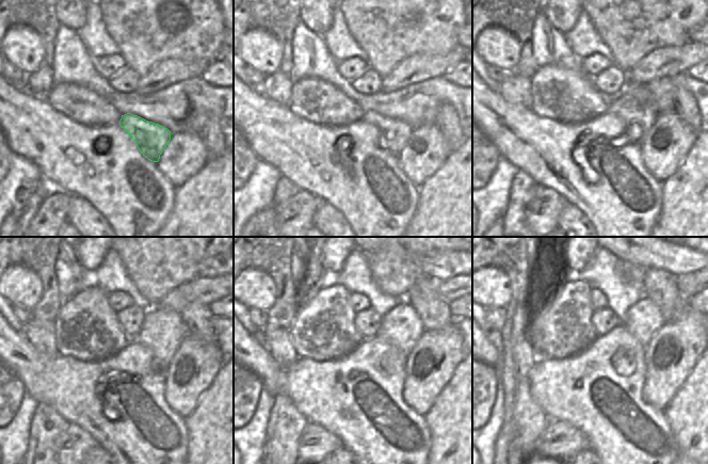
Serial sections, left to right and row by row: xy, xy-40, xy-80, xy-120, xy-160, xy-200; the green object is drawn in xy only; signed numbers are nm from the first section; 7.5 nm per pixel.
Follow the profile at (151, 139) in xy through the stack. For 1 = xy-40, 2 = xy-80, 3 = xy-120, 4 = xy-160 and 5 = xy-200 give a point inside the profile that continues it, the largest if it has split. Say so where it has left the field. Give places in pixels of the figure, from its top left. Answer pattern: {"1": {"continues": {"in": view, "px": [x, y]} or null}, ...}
{"1": {"continues": {"in": "xy-40", "px": [393, 134]}}, "2": {"continues": {"in": "xy-80", "px": [634, 104]}}, "3": {"continues": {"in": "xy-120", "px": [162, 331]}}, "4": {"continues": {"in": "xy-160", "px": [402, 328]}}, "5": {"continues": {"in": "xy-200", "px": [643, 320]}}}

